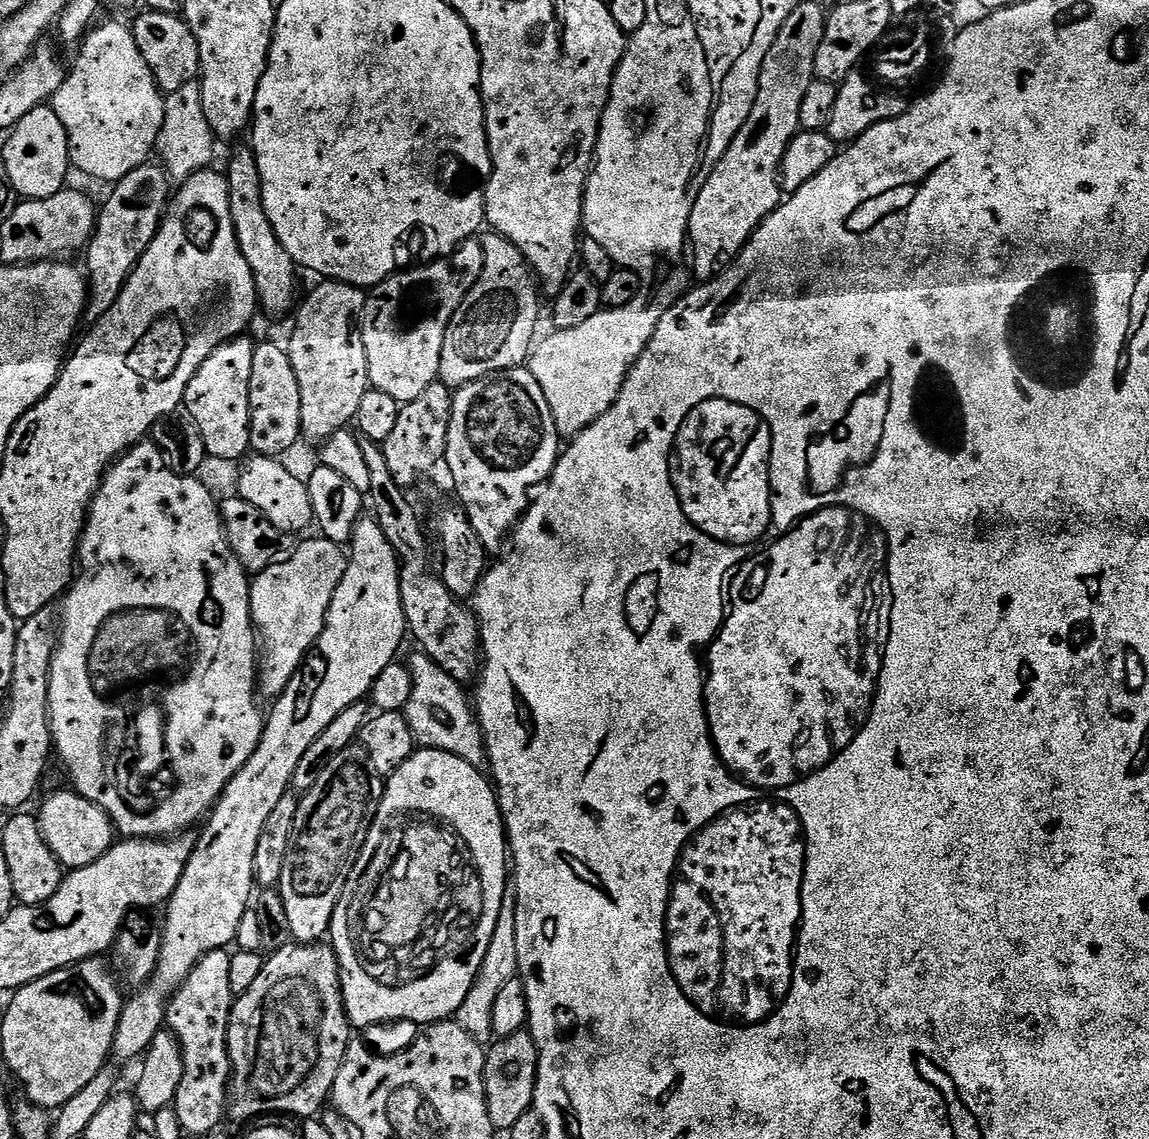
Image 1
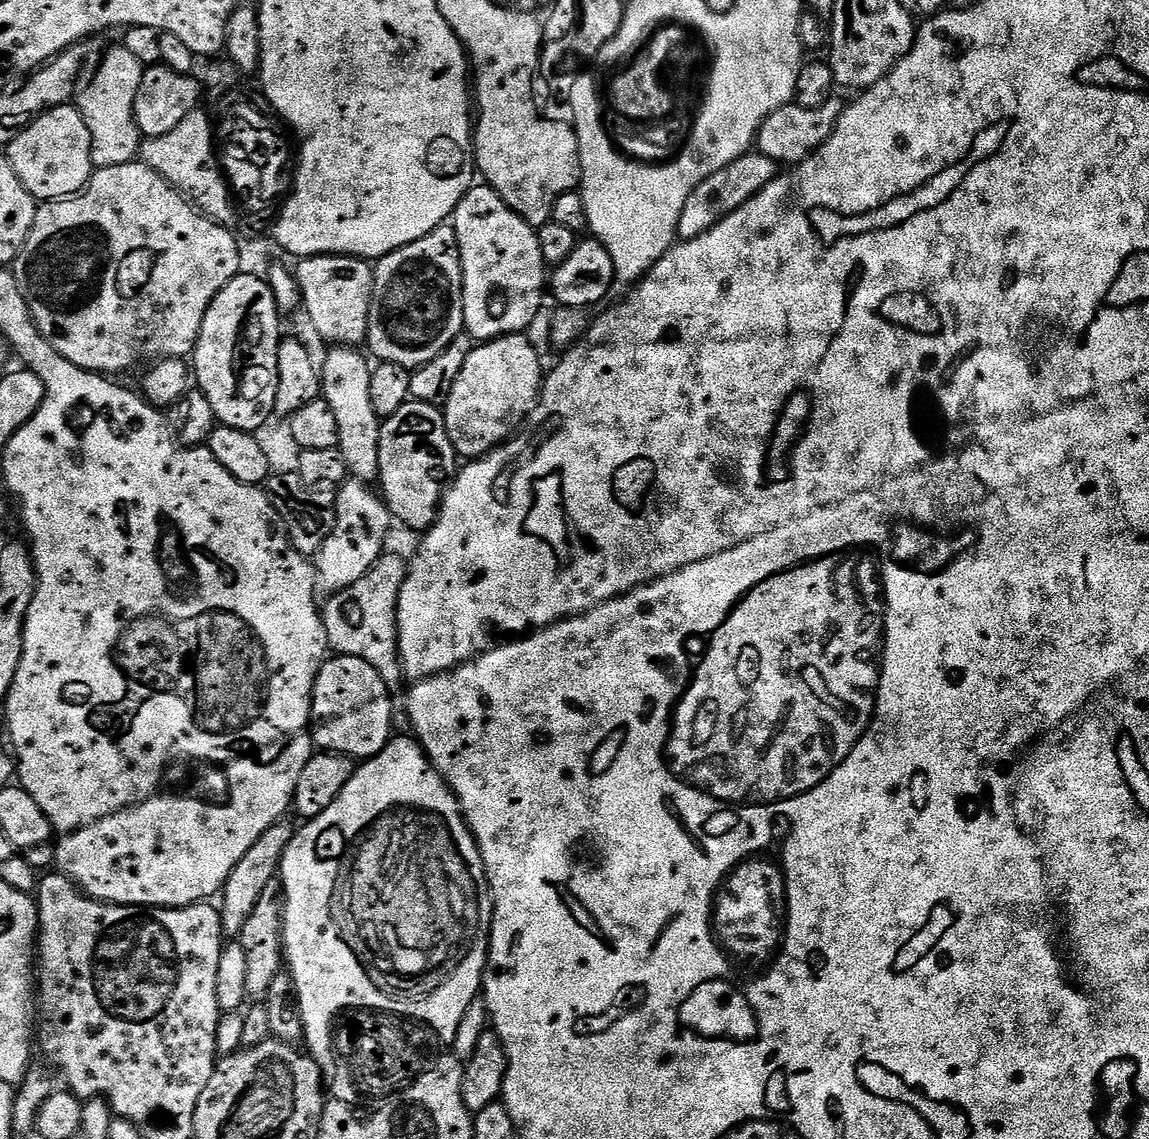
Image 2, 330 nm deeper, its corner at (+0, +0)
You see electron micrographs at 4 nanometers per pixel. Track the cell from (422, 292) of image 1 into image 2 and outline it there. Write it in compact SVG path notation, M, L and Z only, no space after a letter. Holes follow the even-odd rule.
M445 222L426 234L426 238L418 238L418 242L410 242L375 261L374 275L376 285L372 291L366 348L377 356L377 361L409 370L421 368L430 358L438 358L457 334L464 331L464 270L458 234L451 223Z

